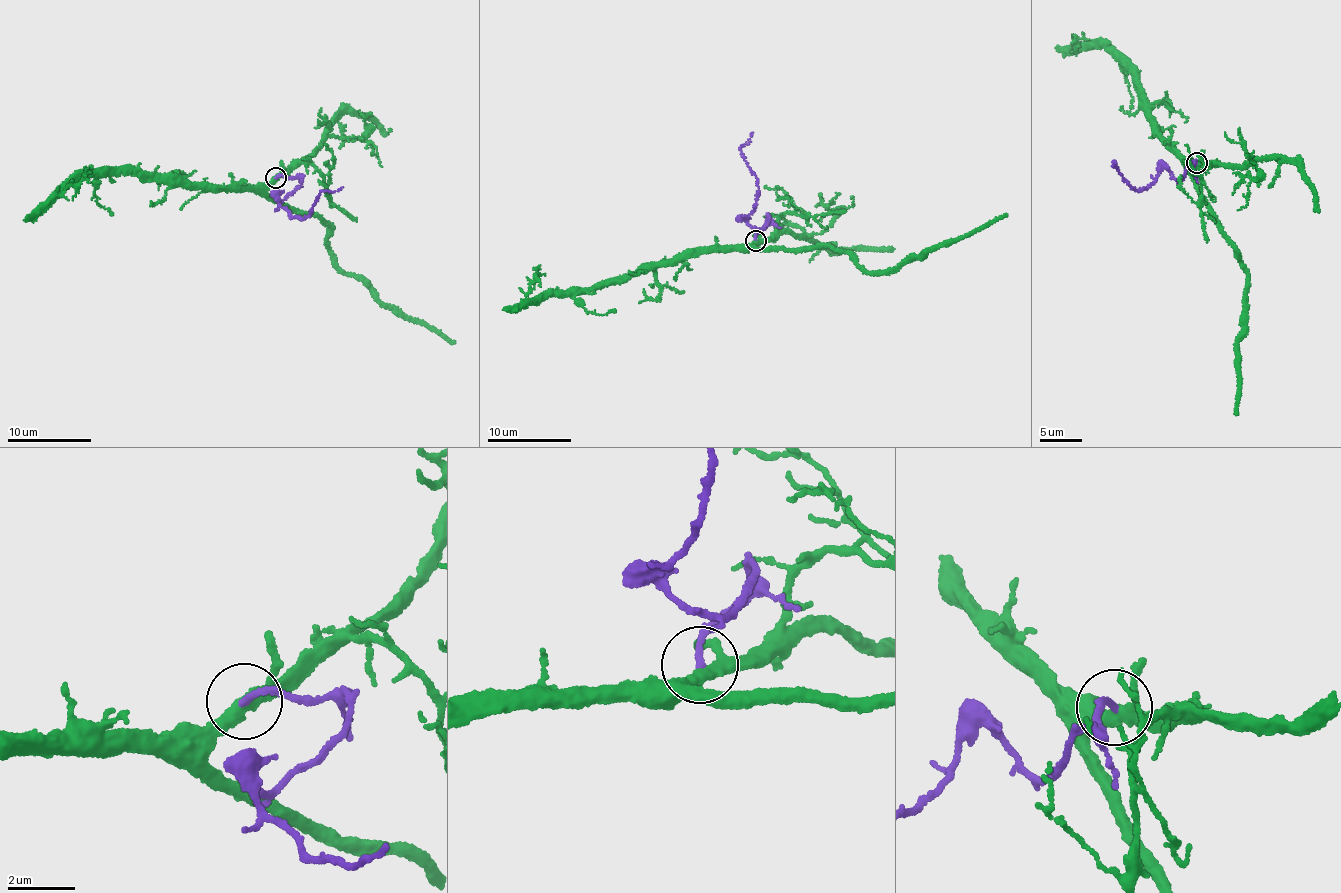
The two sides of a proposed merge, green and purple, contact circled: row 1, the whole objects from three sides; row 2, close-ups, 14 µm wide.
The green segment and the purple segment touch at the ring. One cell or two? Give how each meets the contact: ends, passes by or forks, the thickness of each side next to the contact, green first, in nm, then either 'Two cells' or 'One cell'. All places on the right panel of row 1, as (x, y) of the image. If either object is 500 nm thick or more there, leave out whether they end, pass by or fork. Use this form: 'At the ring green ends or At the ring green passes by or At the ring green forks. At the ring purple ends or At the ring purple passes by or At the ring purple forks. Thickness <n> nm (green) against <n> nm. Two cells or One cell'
At the ring green forks. At the ring purple ends. Thickness 320 nm (green) against 180 nm. Two cells

